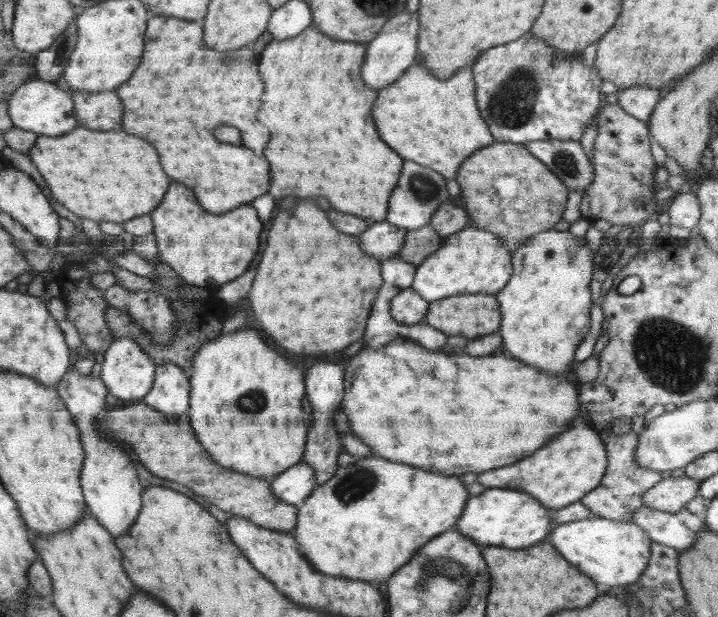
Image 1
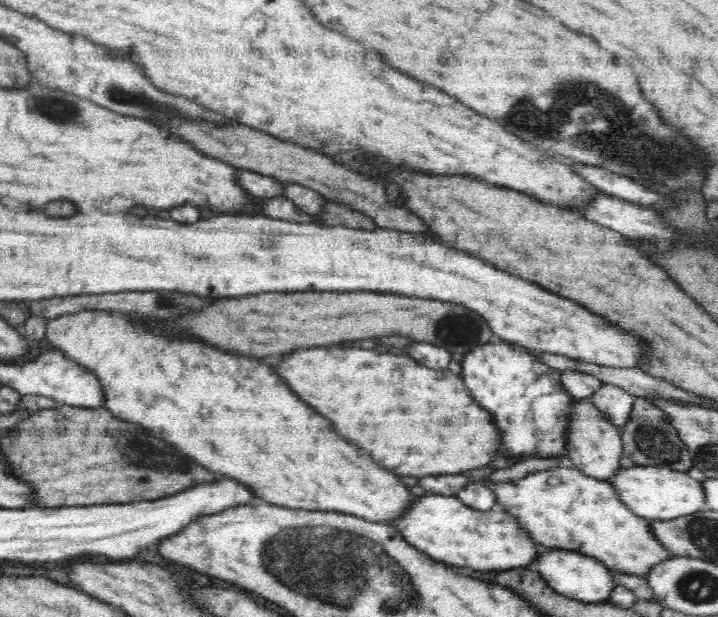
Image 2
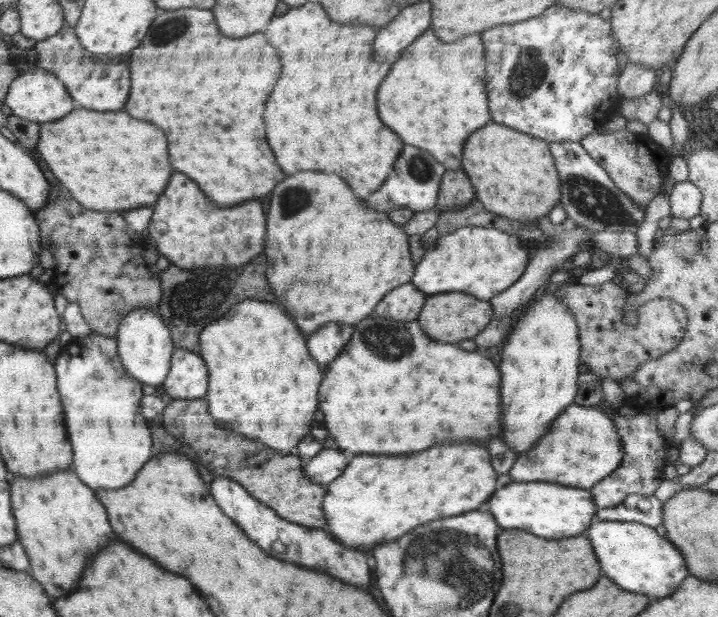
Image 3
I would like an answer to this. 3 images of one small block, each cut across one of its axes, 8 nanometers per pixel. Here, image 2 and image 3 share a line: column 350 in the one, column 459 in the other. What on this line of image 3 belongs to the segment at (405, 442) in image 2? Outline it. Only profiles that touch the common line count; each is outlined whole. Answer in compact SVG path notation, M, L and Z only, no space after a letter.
M371 314L370 318L356 326L350 342L330 364L324 374L318 400L326 418L326 430L334 436L342 450L350 450L348 454L408 454L422 452L434 444L488 444L492 436L500 436L500 388L496 386L496 364L478 352L466 352L454 344L434 342L420 330L416 320L400 322Z

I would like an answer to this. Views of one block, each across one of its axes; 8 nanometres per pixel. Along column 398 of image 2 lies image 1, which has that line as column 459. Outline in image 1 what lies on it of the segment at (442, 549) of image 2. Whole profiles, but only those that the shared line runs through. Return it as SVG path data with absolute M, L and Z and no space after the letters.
M490 488L480 496L474 496L466 502L464 512L453 526L460 534L478 542L504 548L526 548L550 534L550 520L555 510L540 504L526 492L502 488Z

